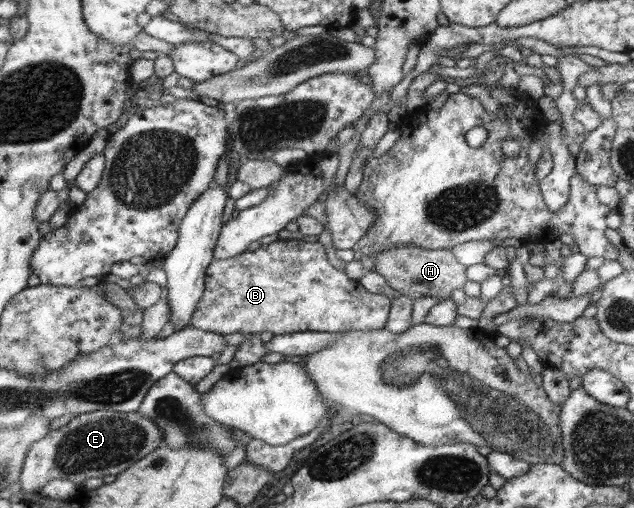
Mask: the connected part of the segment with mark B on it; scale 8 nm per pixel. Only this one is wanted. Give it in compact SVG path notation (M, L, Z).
M278 239L270 245L260 246L254 252L244 252L235 259L214 260L206 274L206 291L191 318L194 328L206 332L219 335L234 332L260 335L262 332L272 332L283 335L294 332L372 331L386 328L390 318L392 298L366 292L358 280L350 280L344 272L338 272L328 262L324 246L316 239L313 242L296 239L296 248L284 248L284 242Z

